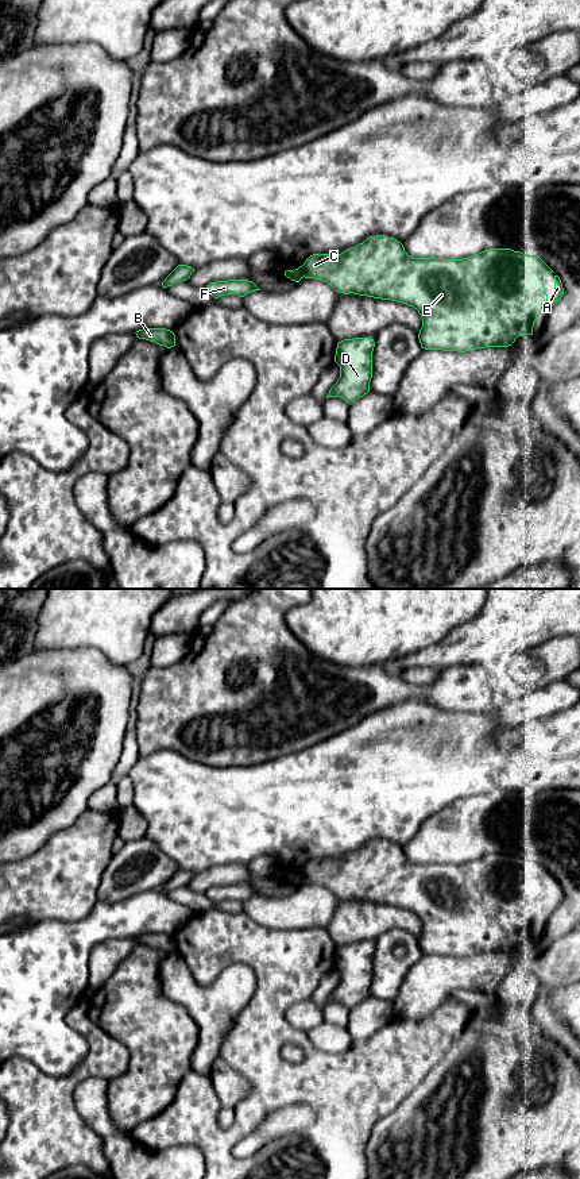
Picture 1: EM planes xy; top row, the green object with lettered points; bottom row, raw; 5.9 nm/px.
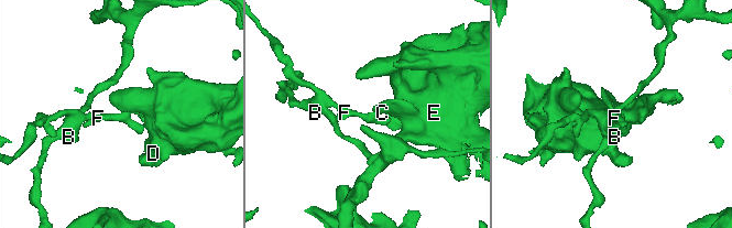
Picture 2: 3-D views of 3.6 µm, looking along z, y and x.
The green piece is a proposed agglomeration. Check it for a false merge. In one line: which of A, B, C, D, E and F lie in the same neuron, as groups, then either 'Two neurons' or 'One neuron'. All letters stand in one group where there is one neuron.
Groups: A C D E / B F. Two neurons

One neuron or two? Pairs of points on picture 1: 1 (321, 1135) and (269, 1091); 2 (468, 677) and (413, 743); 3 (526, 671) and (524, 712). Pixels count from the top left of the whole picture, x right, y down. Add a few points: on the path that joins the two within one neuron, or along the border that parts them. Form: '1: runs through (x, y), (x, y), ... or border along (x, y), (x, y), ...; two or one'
1: runs through (323, 1114), (323, 1109), (305, 1091), (289, 1091); one
2: border along (413, 697), (440, 708), (474, 713); two
3: border along (555, 681), (517, 698); two

